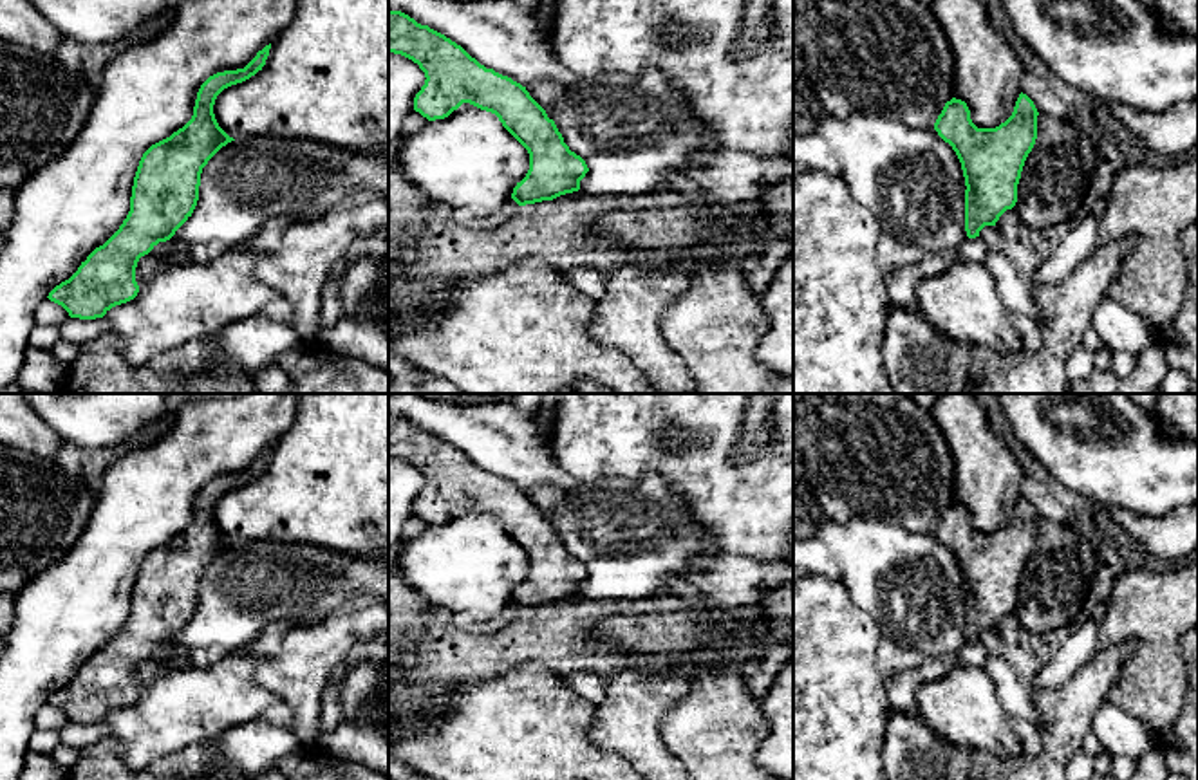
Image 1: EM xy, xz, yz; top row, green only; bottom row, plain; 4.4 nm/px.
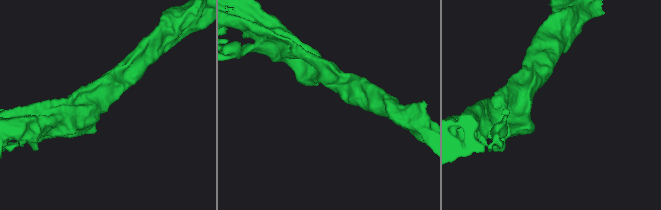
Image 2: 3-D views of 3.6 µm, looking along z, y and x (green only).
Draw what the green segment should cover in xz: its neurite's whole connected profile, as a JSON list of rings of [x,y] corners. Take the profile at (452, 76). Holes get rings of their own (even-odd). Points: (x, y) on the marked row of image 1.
[[[388,11],[388,52],[412,60],[425,72],[425,85],[414,98],[414,110],[423,117],[445,119],[470,103],[495,114],[528,150],[529,170],[511,193],[519,206],[580,190],[589,172],[585,161],[569,150],[526,87],[486,69],[461,45],[401,11]]]

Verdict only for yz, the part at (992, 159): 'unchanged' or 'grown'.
unchanged

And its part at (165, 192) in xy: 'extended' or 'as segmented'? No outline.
as segmented

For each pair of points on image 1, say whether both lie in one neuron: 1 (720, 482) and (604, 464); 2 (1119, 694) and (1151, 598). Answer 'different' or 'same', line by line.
1: same
2: same

